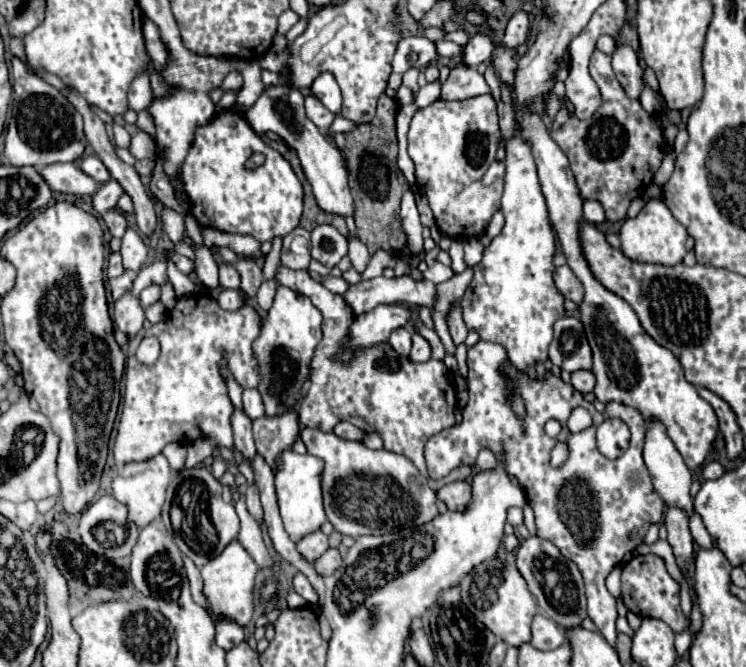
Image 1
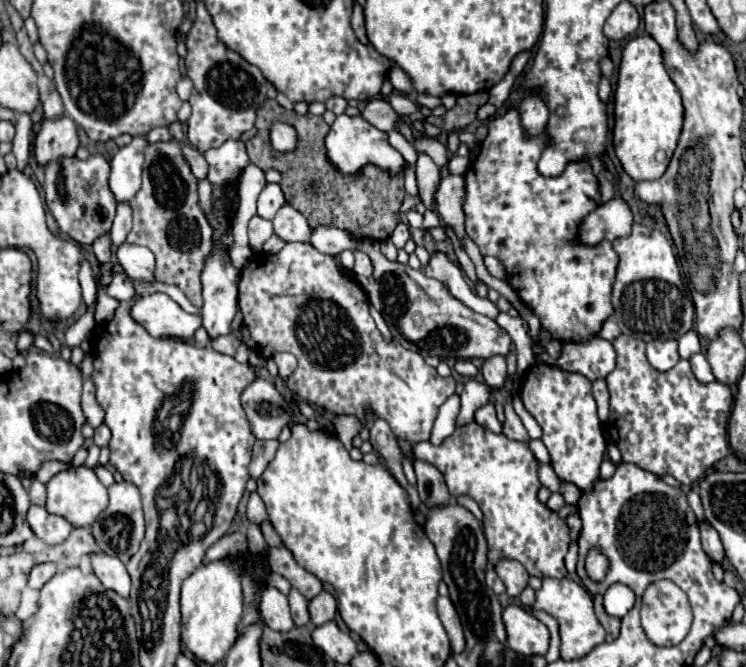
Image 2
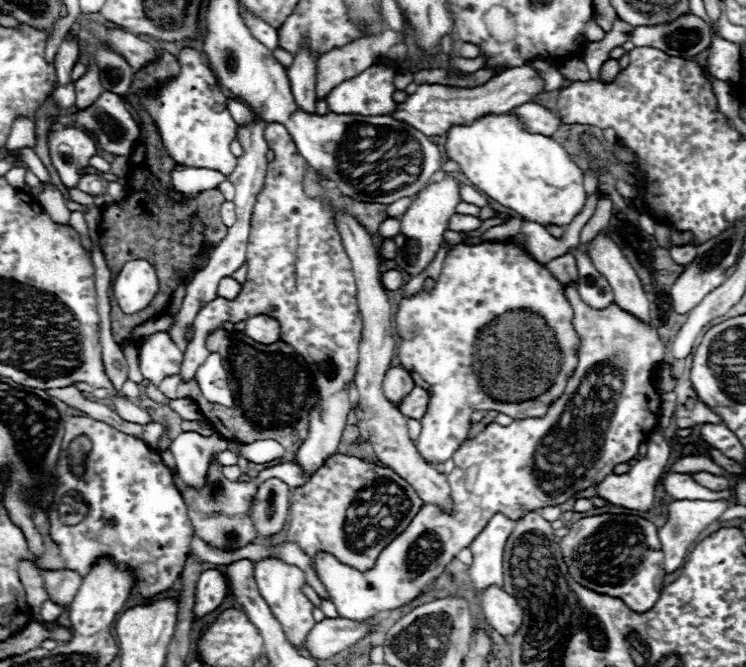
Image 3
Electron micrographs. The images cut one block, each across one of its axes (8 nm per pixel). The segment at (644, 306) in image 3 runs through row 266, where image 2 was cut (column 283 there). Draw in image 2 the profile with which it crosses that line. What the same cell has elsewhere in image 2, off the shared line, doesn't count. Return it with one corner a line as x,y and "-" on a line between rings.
266,586
262,590
260,616
264,624
276,632
288,632
294,628
288,598
282,592
278,592
274,586

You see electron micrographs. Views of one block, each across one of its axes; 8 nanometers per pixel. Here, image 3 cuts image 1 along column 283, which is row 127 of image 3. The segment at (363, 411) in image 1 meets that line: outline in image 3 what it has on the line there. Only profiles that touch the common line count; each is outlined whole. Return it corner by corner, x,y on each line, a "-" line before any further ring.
268,124
264,130
264,138
268,142
268,148
274,152
274,160
268,164
264,188
260,190
252,220
250,220
250,238
246,248
246,260
248,260
248,278
242,286
242,292
228,302
208,302
194,320
194,336
184,352
184,360
180,366
180,380
188,382
194,378
198,366
206,360
210,354
206,350
206,336
222,326
222,322
242,322
246,318
252,318
254,314
266,314
280,322
282,330
282,342
294,346
302,358
306,358
314,378
316,388
322,404
310,412
310,434
306,442
296,452
296,464
302,468
304,476
314,476
318,468
324,466
324,462
338,452
338,444
346,426
346,416
350,412
350,398
348,398
348,384
354,380
356,366
358,366
358,346
362,340
362,328
364,324
358,322
358,298
356,298
356,284
352,274
350,258
344,252
342,238
334,226
332,212
324,210
320,200
312,200
304,196
302,190
302,174
308,162
298,154
292,136
282,124

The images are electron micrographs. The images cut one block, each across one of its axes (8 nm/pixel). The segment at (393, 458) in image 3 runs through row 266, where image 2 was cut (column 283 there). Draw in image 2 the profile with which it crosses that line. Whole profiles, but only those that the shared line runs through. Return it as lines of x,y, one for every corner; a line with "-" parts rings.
280,352
280,354
274,354
274,362
278,366
278,376
282,380
286,380
294,370
296,370
296,358
288,352

